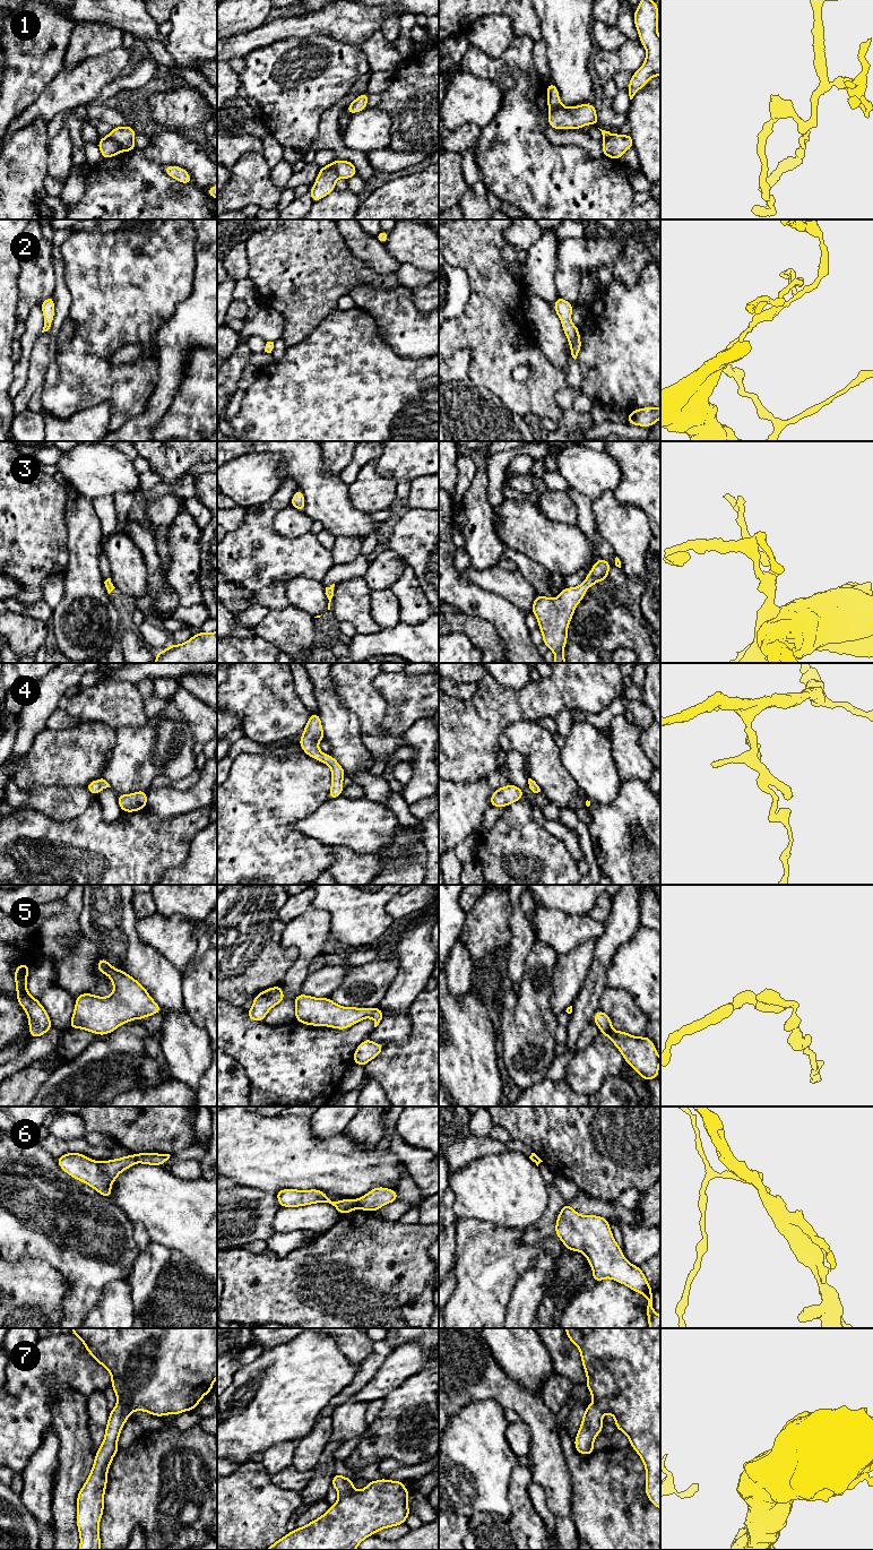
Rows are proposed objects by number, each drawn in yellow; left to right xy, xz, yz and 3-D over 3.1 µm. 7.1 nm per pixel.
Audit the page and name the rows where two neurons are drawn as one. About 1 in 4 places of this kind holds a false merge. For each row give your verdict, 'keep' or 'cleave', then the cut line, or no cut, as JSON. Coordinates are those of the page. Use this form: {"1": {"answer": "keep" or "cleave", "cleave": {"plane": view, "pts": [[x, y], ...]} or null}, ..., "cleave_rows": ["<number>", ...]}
{"1": {"answer": "cleave", "cleave": {"plane": "xy", "pts": [[107, 136], [122, 149]]}}, "2": {"answer": "keep", "cleave": null}, "3": {"answer": "keep", "cleave": null}, "4": {"answer": "keep", "cleave": null}, "5": {"answer": "keep", "cleave": null}, "6": {"answer": "keep", "cleave": null}, "7": {"answer": "keep", "cleave": null}, "cleave_rows": ["1"]}

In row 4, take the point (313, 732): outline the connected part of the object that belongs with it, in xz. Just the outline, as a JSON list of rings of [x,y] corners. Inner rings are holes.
[[[318,713],[310,714],[306,726],[303,729],[299,744],[311,758],[327,764],[331,768],[331,787],[328,799],[336,799],[343,794],[343,778],[346,775],[344,768],[329,754],[322,754],[318,747],[319,740],[326,740],[321,720]]]

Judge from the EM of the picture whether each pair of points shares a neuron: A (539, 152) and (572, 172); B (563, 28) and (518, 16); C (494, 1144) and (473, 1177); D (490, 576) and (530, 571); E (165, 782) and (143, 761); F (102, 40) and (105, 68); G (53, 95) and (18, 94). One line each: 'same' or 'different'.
A: same
B: different
C: different
D: different
E: different
F: different
G: different

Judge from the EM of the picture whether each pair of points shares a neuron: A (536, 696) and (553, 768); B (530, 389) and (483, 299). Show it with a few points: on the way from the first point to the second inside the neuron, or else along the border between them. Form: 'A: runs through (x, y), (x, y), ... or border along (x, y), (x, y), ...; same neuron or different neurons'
A: border along (536, 721), (516, 721), (510, 725); different neurons
B: runs through (504, 378), (494, 368), (493, 325); same neuron

